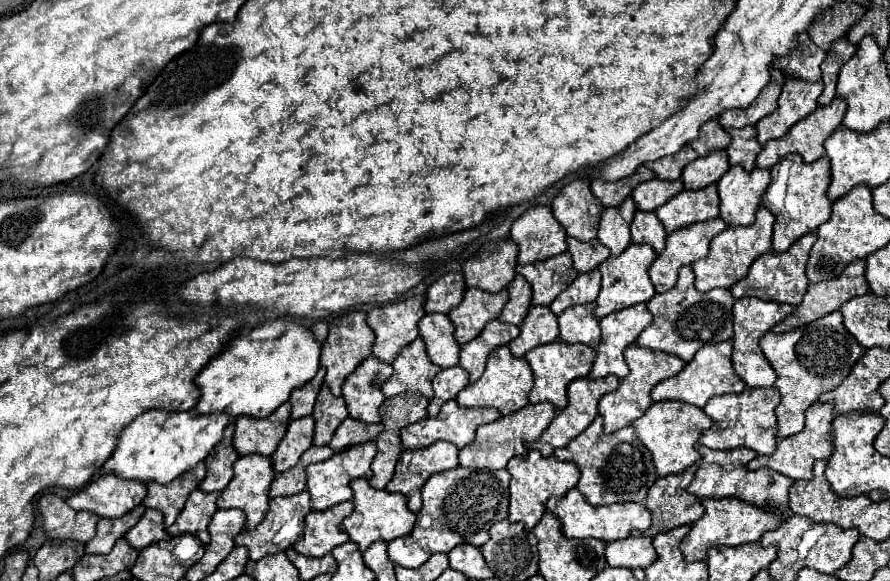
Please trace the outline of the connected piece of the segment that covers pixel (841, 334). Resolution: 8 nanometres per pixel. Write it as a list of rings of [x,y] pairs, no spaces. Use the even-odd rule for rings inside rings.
[[[832,311],[826,317],[788,333],[768,331],[760,339],[760,349],[778,375],[774,383],[782,397],[780,405],[776,407],[778,439],[800,433],[804,429],[804,411],[818,399],[820,393],[832,391],[836,385],[840,385],[864,353],[864,347],[860,347],[844,327],[840,311]]]

